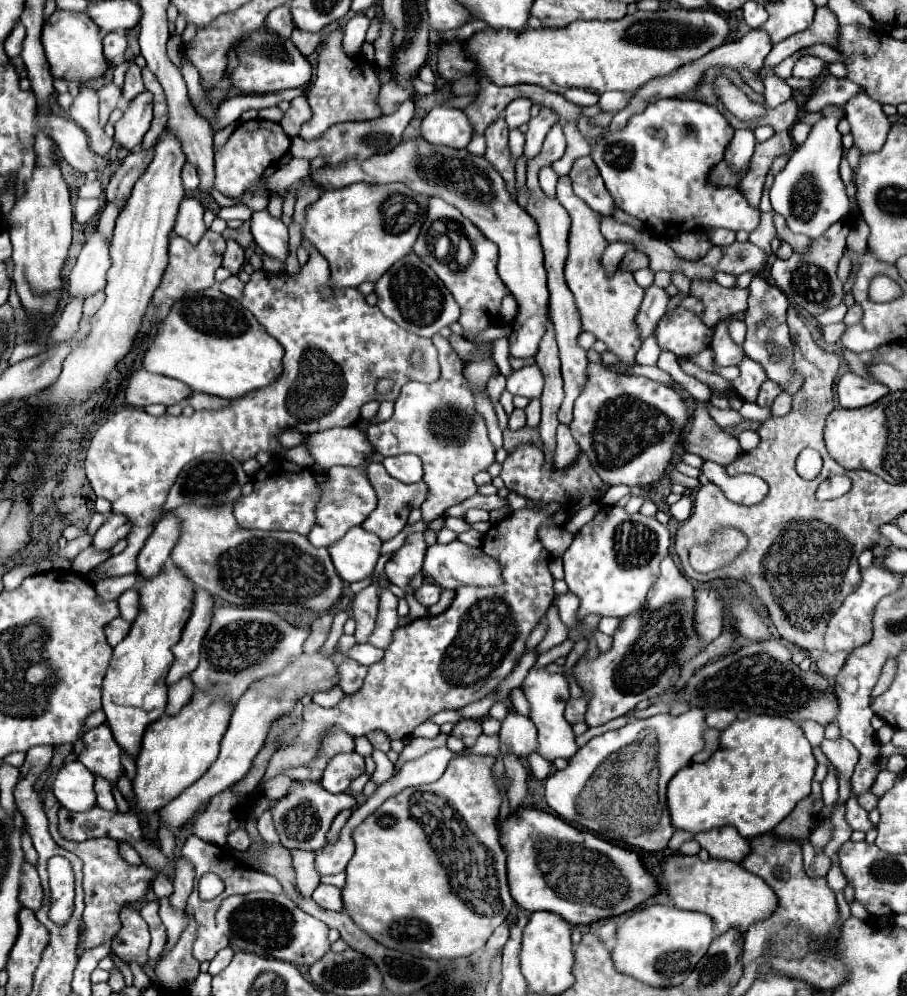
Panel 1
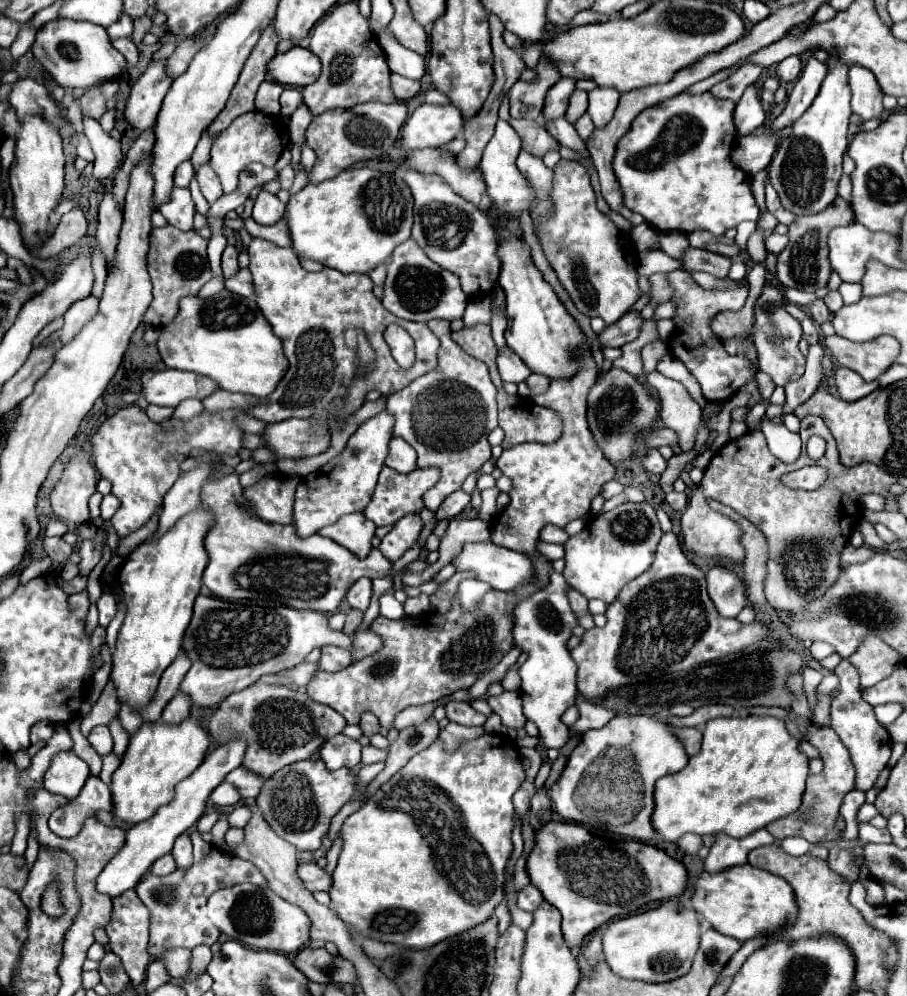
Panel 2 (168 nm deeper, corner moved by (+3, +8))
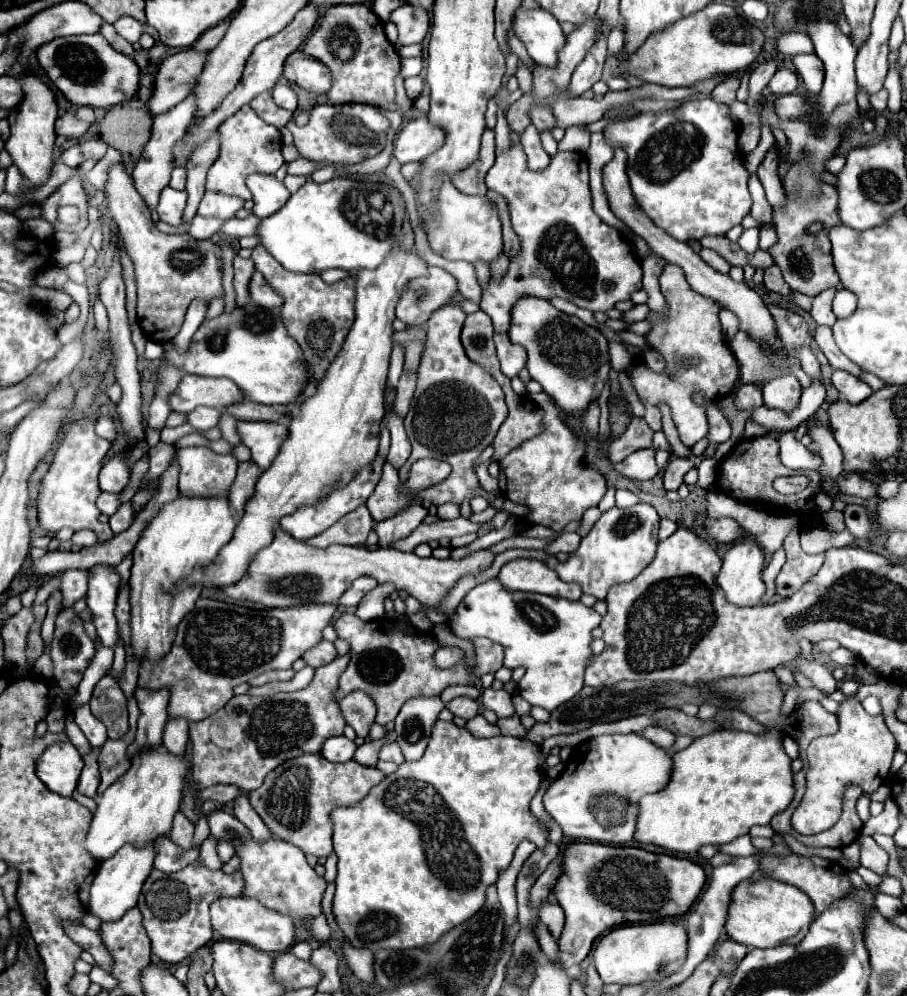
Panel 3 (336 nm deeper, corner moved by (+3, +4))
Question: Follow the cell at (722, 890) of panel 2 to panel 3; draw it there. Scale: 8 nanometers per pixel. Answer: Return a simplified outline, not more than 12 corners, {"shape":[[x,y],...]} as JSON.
{"shape":[[744,880],[724,930],[772,948],[814,920],[812,900],[778,880]]}

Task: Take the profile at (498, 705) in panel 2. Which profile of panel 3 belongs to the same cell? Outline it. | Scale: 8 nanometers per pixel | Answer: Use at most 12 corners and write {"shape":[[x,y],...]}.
{"shape":[[482,690],[482,704],[508,718],[514,714],[506,690]]}

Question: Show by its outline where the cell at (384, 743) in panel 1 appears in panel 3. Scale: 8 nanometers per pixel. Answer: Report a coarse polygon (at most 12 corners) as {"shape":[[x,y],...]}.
{"shape":[[364,692],[346,694],[340,710],[346,724],[366,738],[376,704]]}

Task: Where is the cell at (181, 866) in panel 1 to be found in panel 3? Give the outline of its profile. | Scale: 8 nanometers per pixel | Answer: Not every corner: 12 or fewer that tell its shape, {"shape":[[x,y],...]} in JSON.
{"shape":[[176,812],[170,838],[192,848],[194,824]]}

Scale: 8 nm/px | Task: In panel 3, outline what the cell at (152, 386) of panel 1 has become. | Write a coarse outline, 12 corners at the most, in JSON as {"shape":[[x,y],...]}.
{"shape":[[188,374],[170,396],[176,412],[224,410],[246,400],[228,378]]}

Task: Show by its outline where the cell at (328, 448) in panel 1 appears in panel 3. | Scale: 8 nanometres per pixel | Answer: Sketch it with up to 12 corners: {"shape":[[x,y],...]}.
{"shape":[[282,422],[236,424],[252,462],[270,468],[288,430]]}

